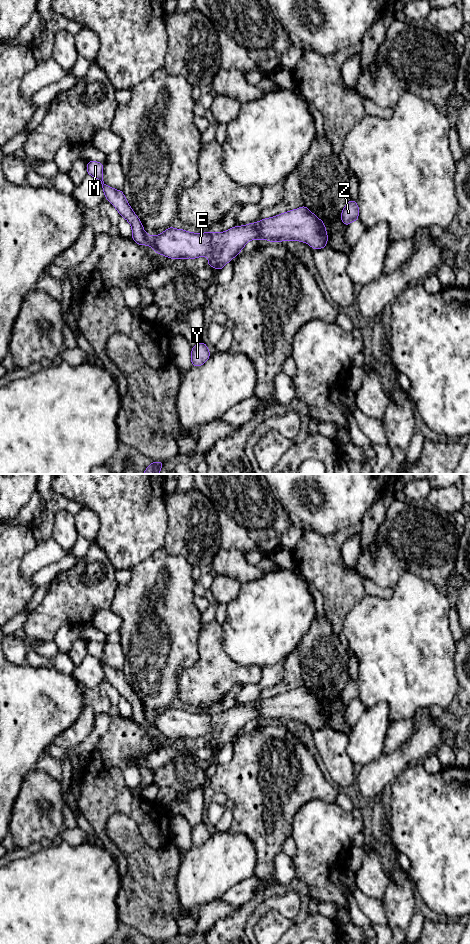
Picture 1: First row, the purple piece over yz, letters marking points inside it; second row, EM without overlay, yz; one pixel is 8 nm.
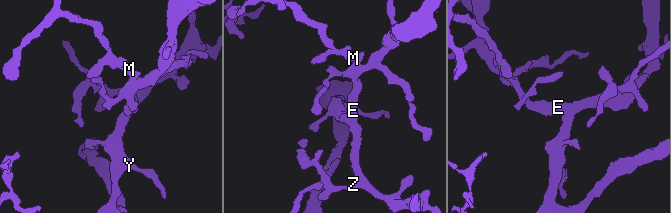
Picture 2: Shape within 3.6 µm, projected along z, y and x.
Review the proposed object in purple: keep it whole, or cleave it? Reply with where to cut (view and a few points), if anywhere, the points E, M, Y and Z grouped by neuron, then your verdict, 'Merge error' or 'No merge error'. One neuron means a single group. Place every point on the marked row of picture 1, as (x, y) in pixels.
No split. Groups: E M Y Z. No merge error

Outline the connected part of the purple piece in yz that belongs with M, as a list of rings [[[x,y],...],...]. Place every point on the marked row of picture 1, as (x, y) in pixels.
[[[89,161],[87,175],[97,178],[105,198],[132,227],[132,239],[139,245],[149,245],[159,255],[172,259],[208,257],[208,266],[221,270],[253,239],[270,242],[283,240],[305,242],[314,250],[327,247],[325,224],[305,205],[256,223],[234,226],[226,232],[191,233],[172,226],[162,234],[149,236],[127,202],[123,191],[115,190],[103,181],[103,163]]]

